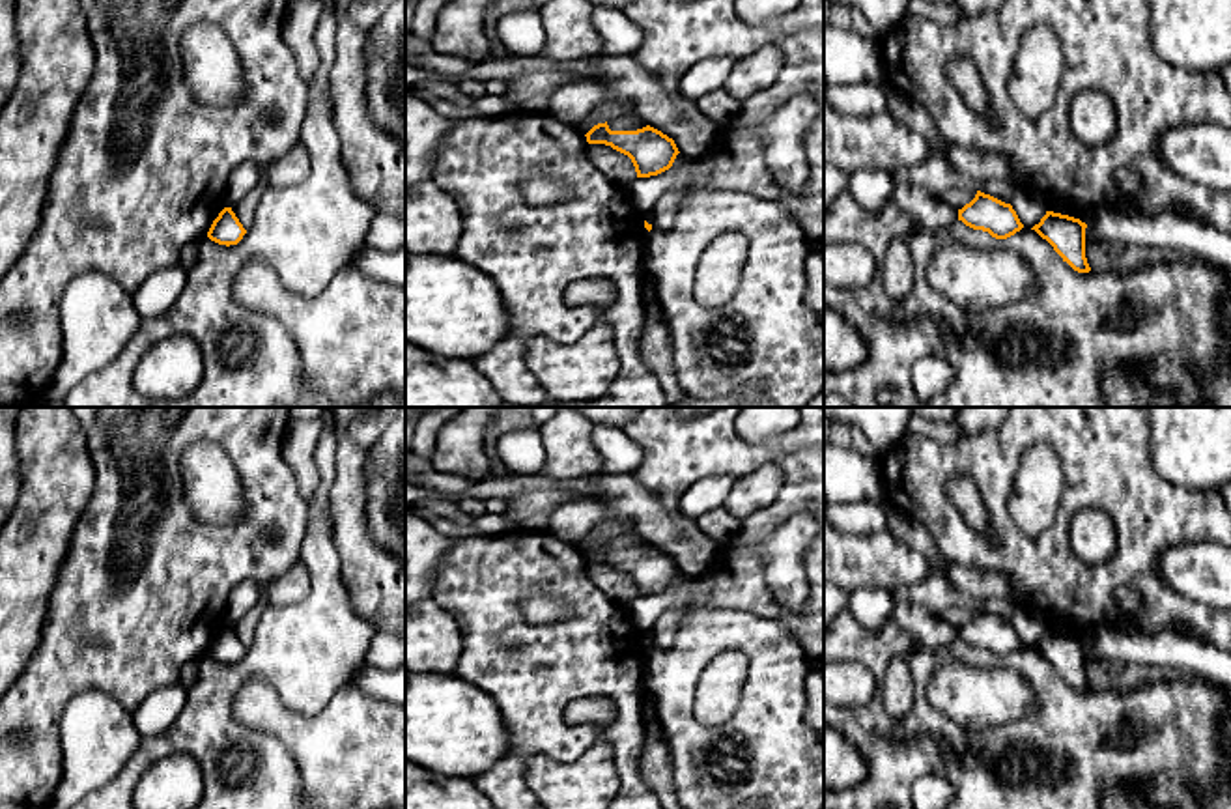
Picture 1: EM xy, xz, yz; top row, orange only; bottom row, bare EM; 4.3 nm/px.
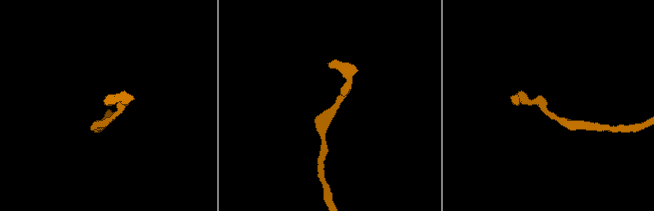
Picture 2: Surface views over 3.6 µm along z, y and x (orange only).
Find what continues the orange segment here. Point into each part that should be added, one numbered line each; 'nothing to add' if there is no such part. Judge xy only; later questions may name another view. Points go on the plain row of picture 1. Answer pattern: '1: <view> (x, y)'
nothing to add

